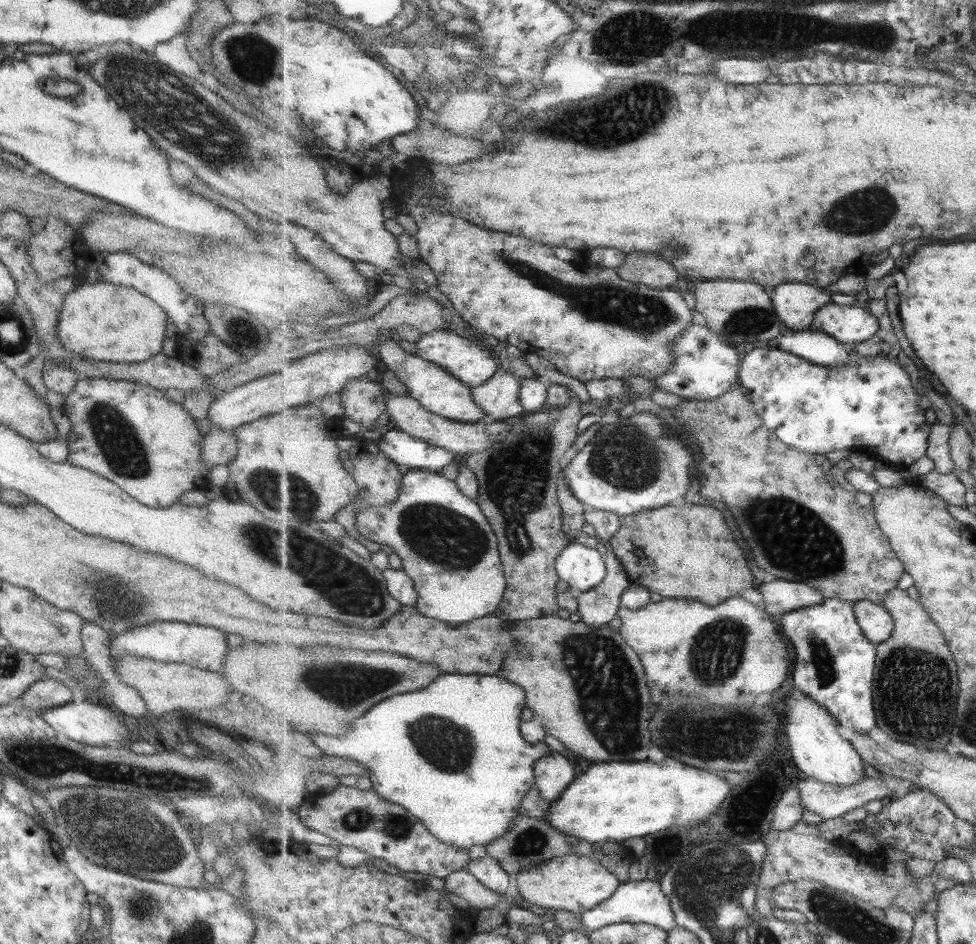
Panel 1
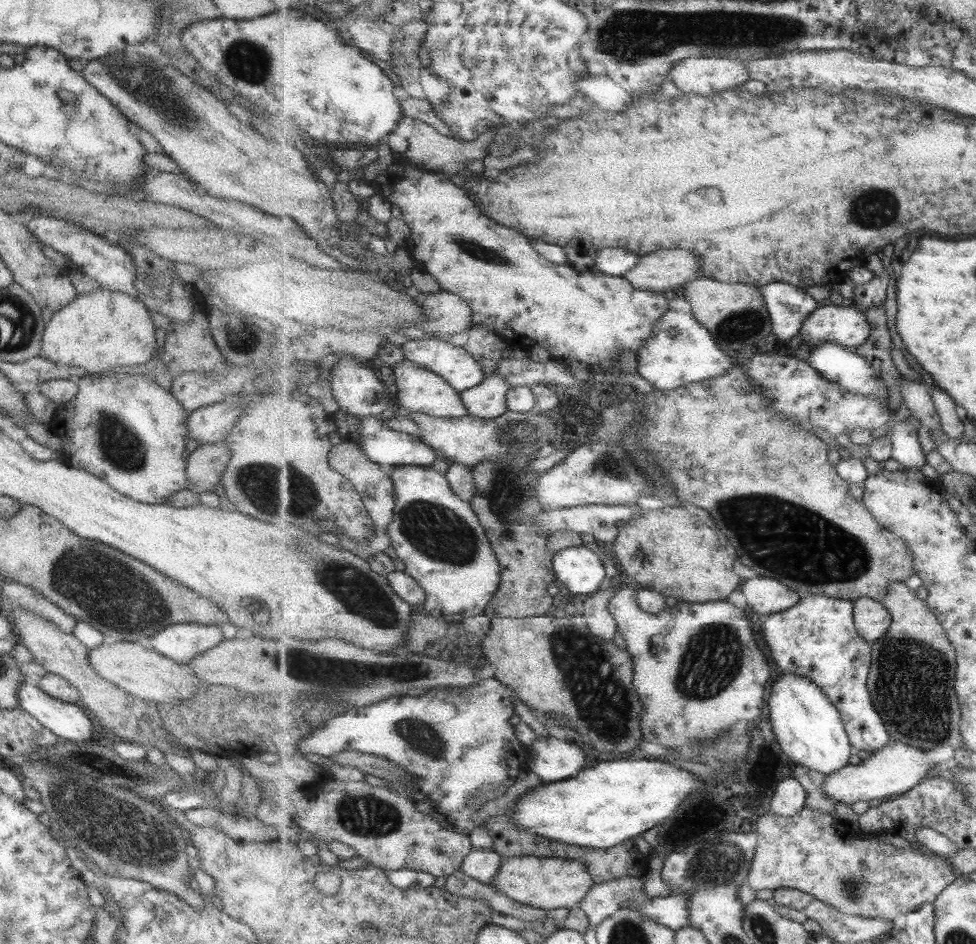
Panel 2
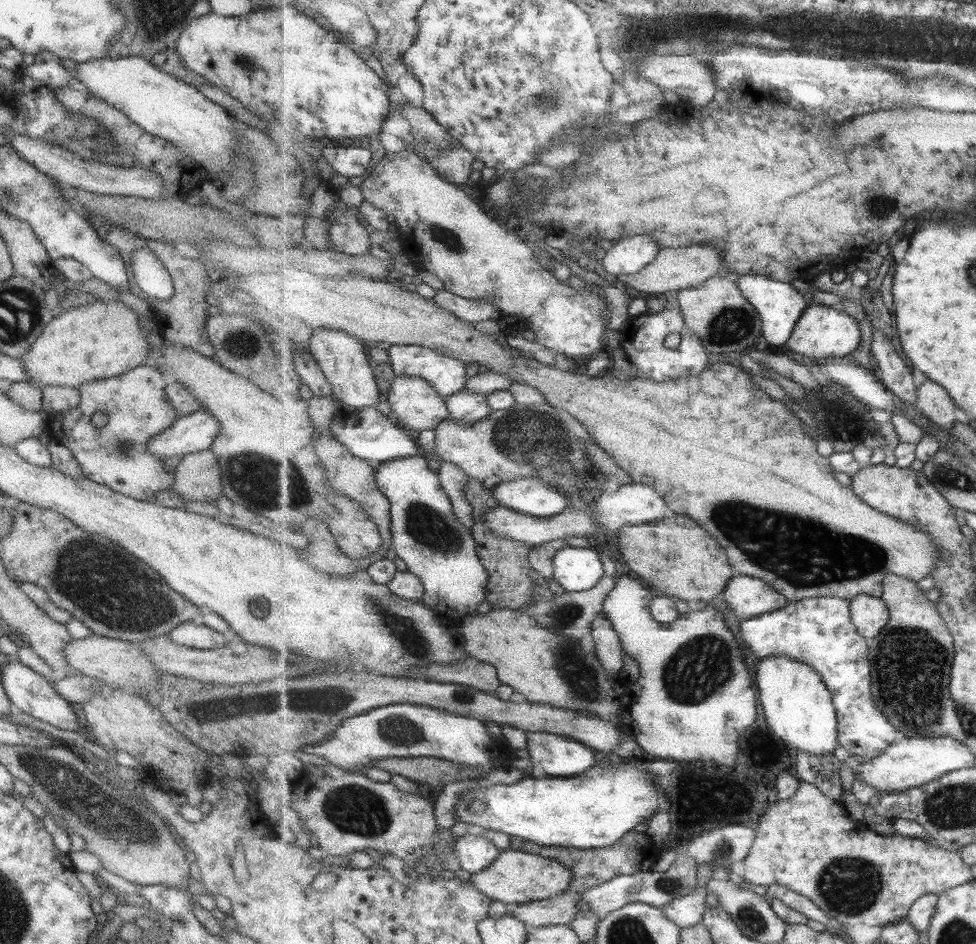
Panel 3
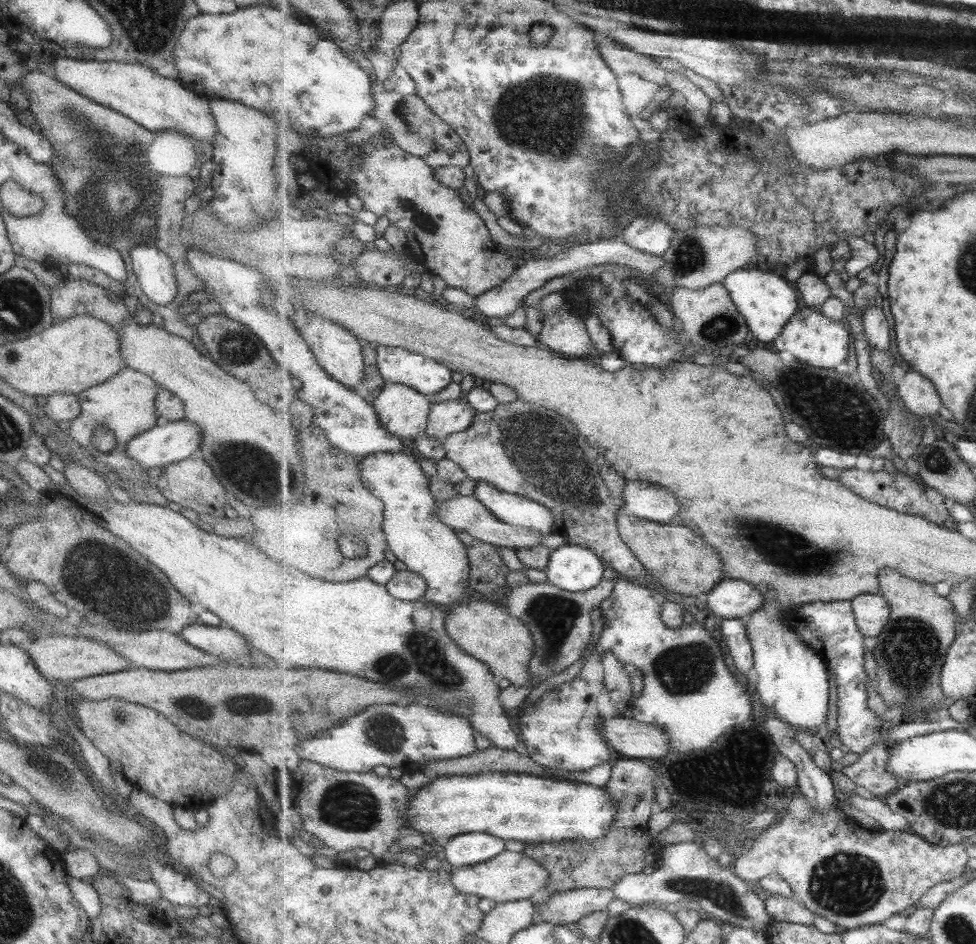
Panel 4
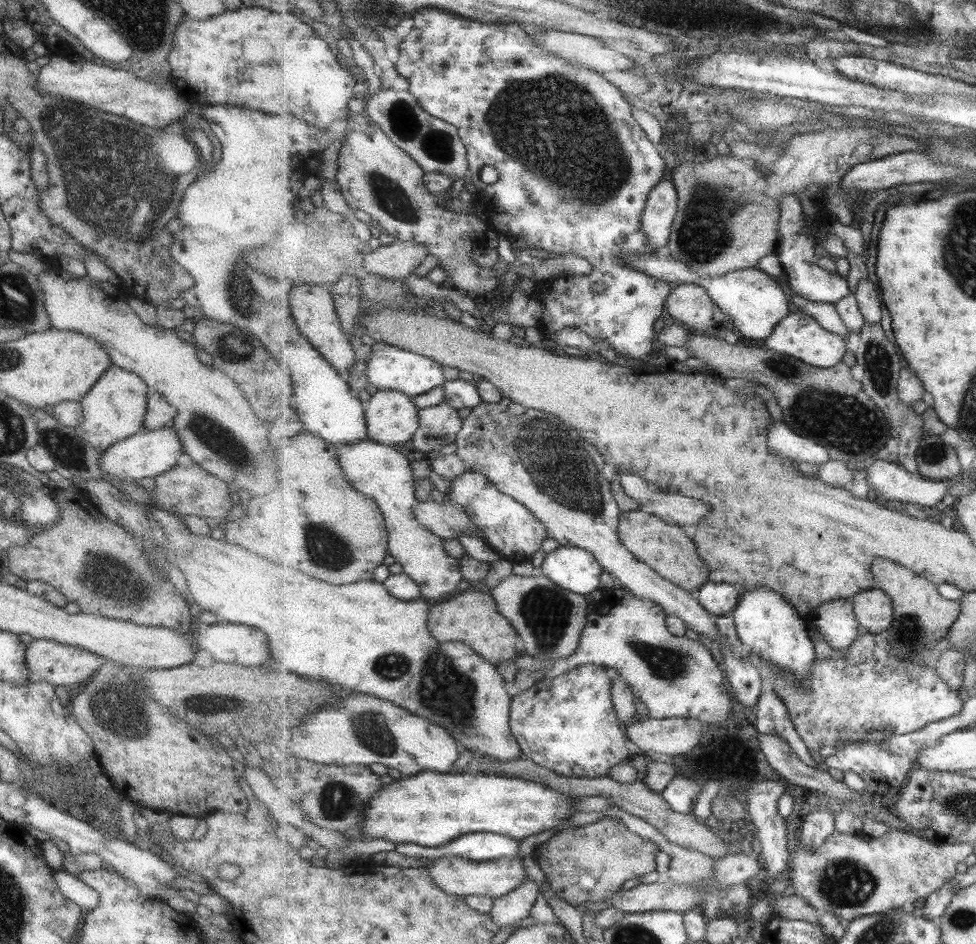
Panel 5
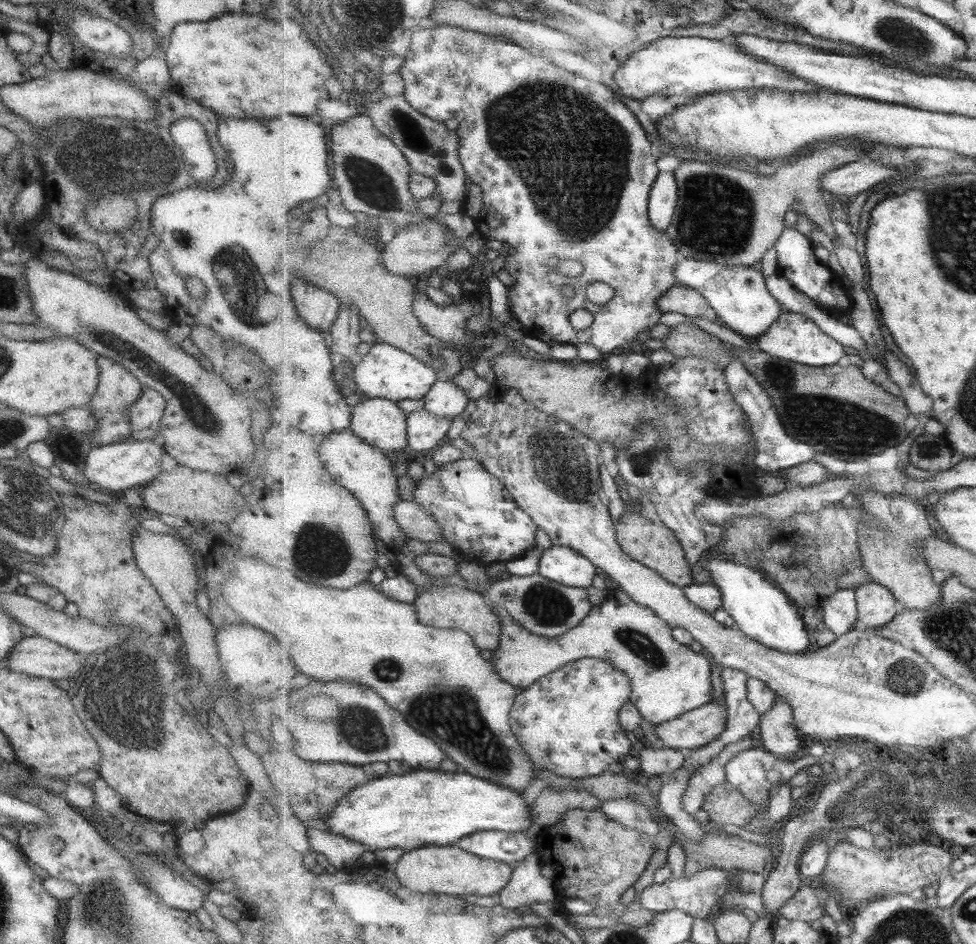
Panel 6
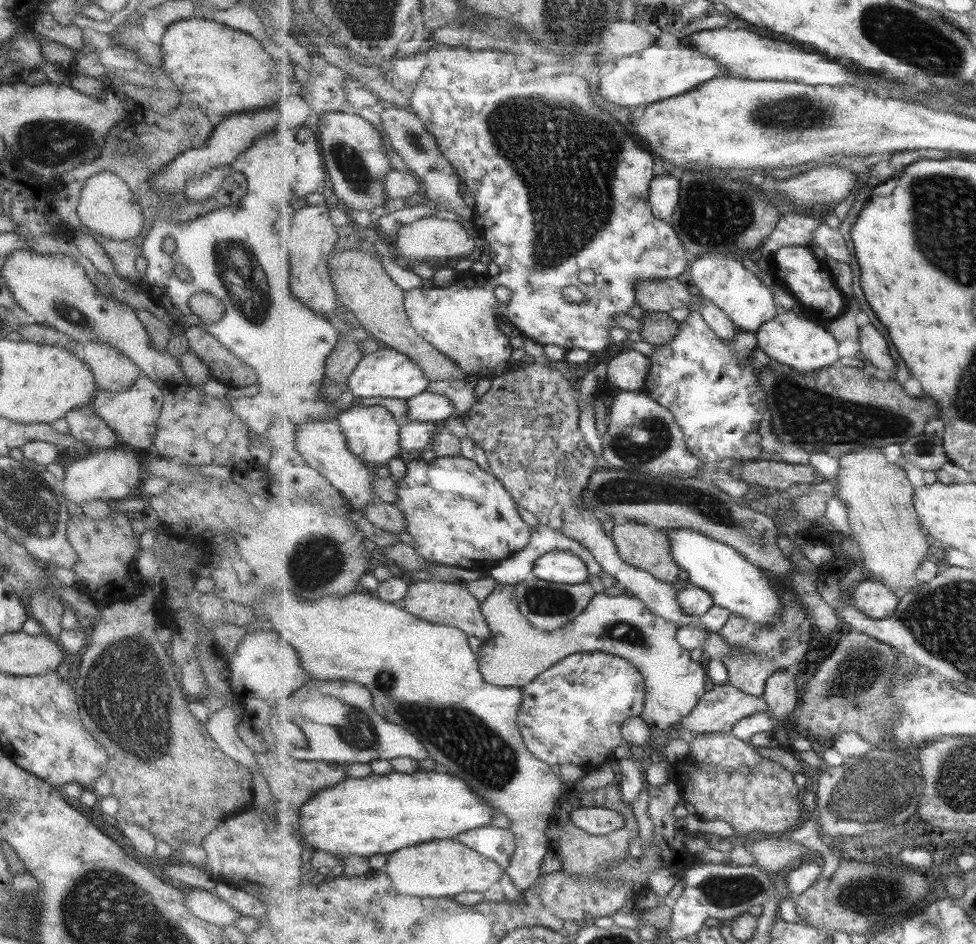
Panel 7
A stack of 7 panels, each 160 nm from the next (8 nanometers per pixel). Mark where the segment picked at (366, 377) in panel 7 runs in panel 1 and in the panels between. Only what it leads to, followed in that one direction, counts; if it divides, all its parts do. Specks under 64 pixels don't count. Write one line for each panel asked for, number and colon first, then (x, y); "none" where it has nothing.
1: (469, 362)
2: (461, 370)
3: (446, 374)
4: (397, 365)
5: (390, 367)
6: (386, 371)

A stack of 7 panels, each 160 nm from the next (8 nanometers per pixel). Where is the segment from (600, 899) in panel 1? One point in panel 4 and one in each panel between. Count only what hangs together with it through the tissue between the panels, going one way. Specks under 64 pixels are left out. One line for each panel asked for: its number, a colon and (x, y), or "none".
2: (548, 883)
3: (516, 877)
4: (511, 876)

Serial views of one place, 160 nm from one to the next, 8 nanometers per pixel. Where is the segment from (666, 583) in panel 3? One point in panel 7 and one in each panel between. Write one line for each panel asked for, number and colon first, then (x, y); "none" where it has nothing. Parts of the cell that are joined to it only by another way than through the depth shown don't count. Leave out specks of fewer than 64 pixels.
4: (675, 555)
5: (670, 549)
6: (657, 547)
7: (647, 547)

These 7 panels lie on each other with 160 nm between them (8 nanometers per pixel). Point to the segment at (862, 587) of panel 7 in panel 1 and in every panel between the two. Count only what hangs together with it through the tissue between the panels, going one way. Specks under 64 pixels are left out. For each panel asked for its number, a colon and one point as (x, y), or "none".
1: (878, 624)
2: (872, 619)
3: (870, 614)
4: (873, 611)
5: (874, 608)
6: (877, 606)

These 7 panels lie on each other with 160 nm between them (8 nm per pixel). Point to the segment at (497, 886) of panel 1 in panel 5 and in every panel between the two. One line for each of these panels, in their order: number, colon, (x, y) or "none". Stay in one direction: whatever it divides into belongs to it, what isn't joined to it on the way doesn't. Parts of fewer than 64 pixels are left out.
2: (482, 864)
3: (475, 851)
4: (463, 850)
5: (476, 846)

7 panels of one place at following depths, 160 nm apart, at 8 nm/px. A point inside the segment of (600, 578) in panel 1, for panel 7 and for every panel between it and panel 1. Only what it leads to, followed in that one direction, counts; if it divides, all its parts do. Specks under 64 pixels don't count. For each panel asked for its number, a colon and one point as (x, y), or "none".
2: (582, 571)
3: (576, 569)
4: (574, 568)
5: (572, 568)
6: (564, 565)
7: (560, 566)

